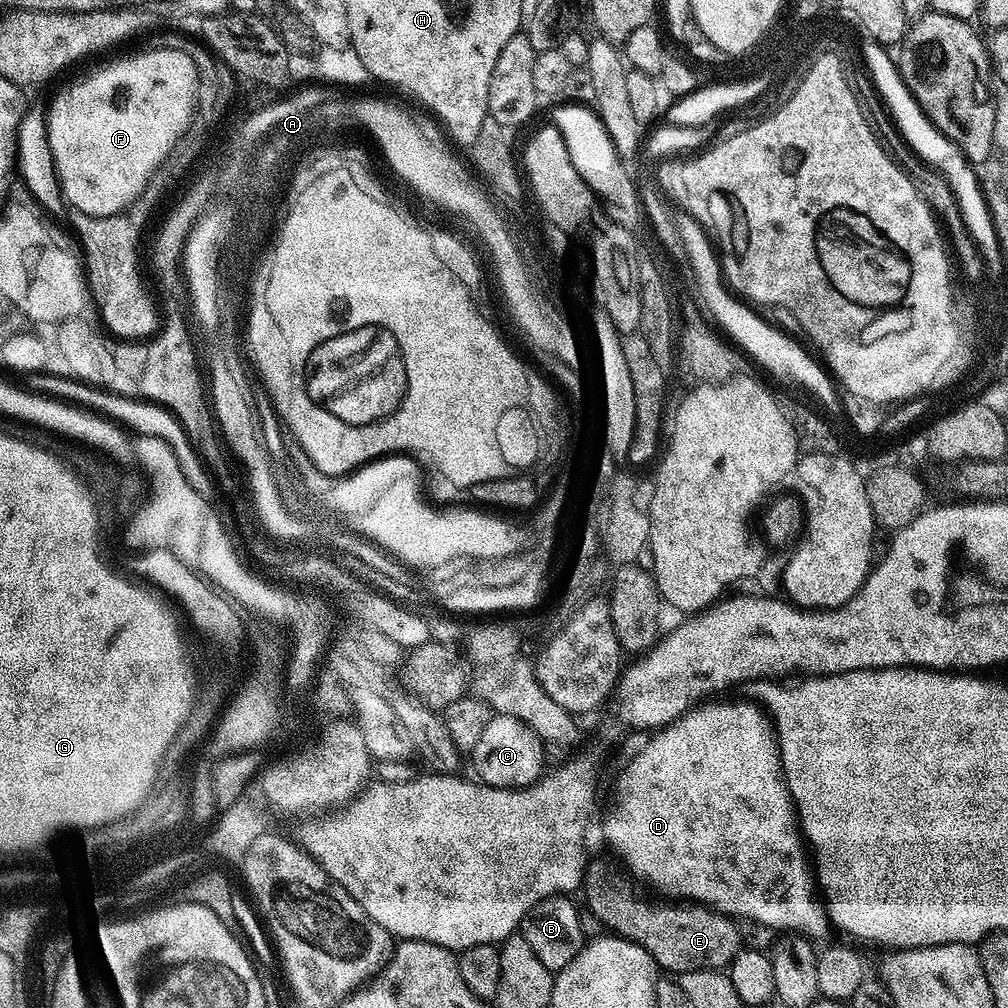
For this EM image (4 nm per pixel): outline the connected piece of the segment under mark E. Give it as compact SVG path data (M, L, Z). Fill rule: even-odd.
M593 861L585 869L583 892L586 896L585 907L598 917L605 929L625 940L633 940L636 944L640 944L654 958L657 967L667 973L723 971L731 965L733 959L743 949L743 933L733 919L694 904L684 904L682 908L658 907L651 906L644 900L636 900L627 882L602 862Z

